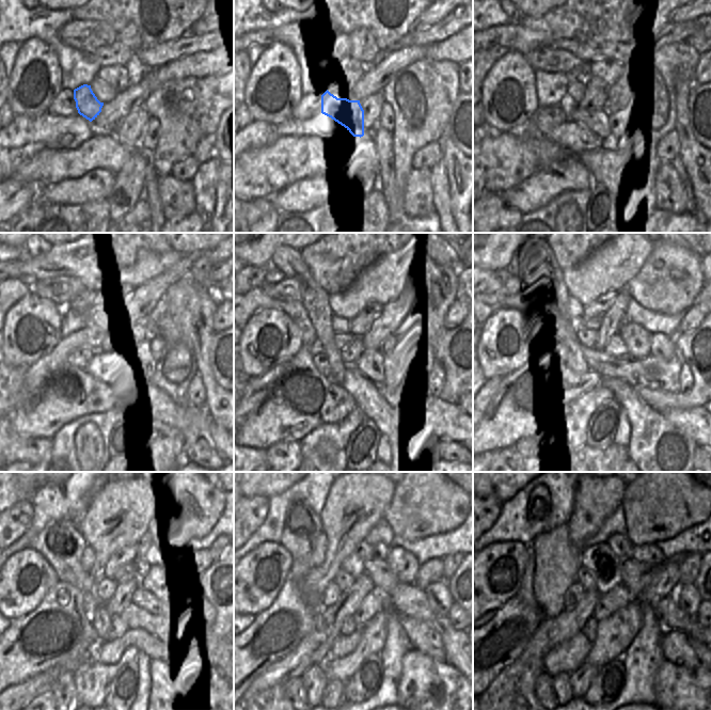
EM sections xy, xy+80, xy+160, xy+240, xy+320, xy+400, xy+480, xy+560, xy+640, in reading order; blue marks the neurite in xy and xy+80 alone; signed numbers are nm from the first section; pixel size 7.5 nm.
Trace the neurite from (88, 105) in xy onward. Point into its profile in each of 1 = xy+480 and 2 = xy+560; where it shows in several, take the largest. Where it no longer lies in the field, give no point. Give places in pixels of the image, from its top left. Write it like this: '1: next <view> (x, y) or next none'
1: next xy+480 (142, 598)
2: next xy+560 (413, 602)

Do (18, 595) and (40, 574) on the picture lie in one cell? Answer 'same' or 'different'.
same

